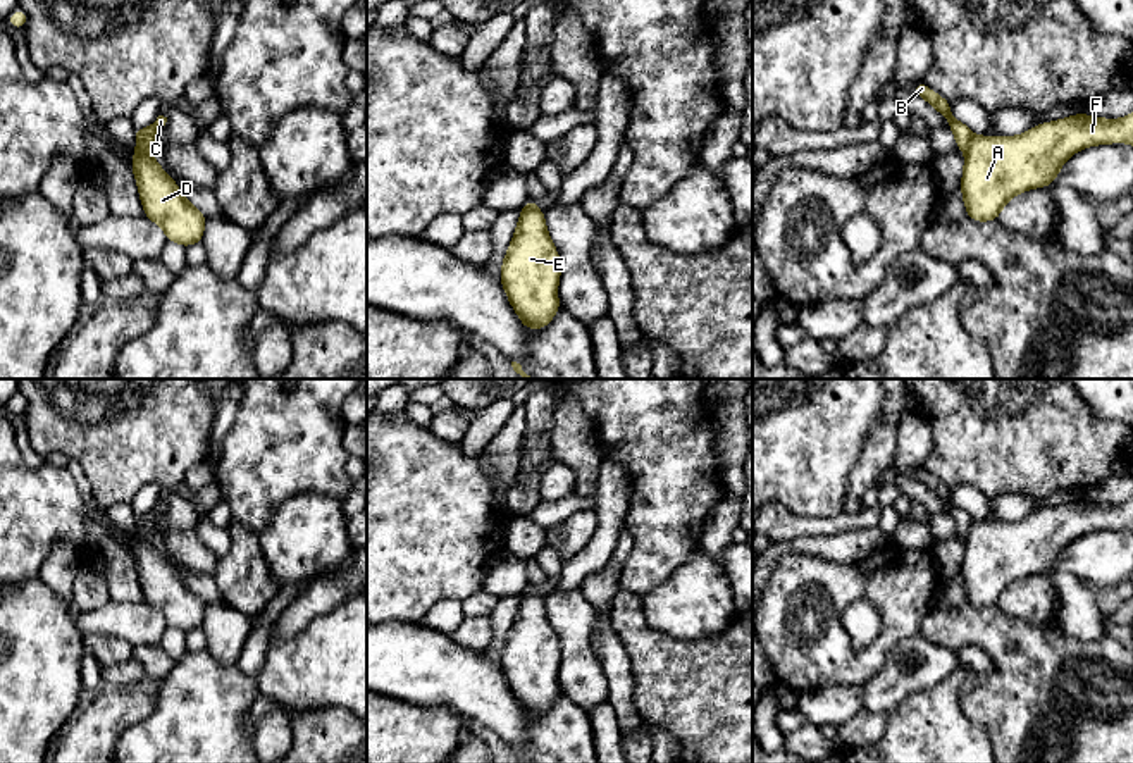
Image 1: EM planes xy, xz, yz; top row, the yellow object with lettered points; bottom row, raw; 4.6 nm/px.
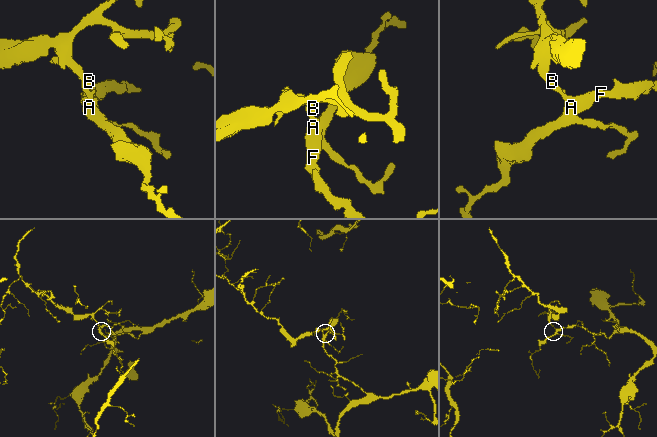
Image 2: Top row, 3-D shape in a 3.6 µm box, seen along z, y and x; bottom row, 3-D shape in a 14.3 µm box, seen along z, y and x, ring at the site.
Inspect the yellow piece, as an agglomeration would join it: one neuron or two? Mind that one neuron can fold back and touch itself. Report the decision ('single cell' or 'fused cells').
fused cells

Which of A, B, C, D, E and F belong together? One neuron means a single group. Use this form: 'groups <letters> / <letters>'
groups A D E F / B C

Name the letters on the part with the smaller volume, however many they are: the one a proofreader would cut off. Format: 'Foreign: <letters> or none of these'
Foreign: B, C

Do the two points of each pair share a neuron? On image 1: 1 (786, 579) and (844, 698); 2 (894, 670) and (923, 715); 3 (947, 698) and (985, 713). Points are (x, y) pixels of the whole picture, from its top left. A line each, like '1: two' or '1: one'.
1: two
2: two
3: two

